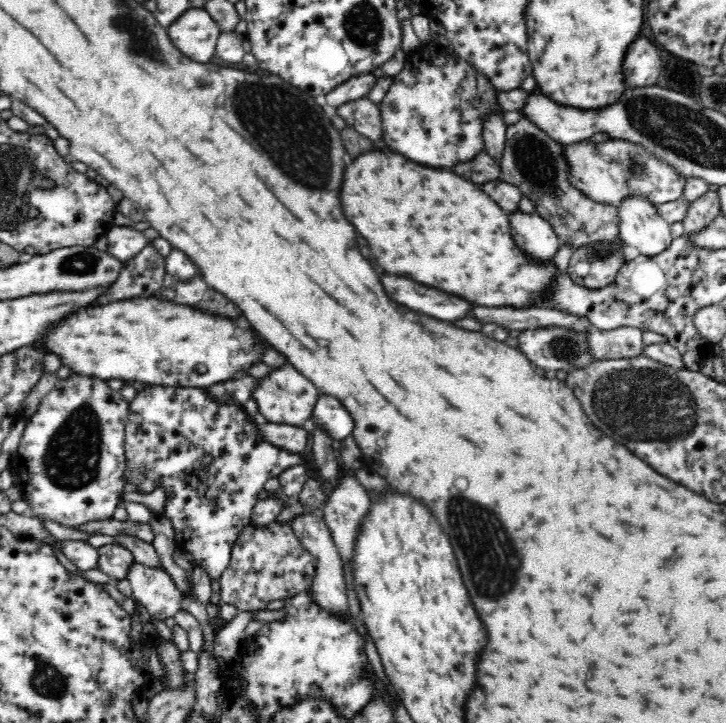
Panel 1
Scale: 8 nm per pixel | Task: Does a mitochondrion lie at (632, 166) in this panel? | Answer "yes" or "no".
yes

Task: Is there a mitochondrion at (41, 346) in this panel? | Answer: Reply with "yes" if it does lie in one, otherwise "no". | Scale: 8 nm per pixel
no

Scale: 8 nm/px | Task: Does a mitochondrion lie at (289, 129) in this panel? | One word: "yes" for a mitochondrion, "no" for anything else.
yes

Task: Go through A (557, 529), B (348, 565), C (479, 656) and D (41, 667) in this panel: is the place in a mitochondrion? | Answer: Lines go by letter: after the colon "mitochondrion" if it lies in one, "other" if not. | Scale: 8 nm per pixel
A: other
B: other
C: other
D: mitochondrion

